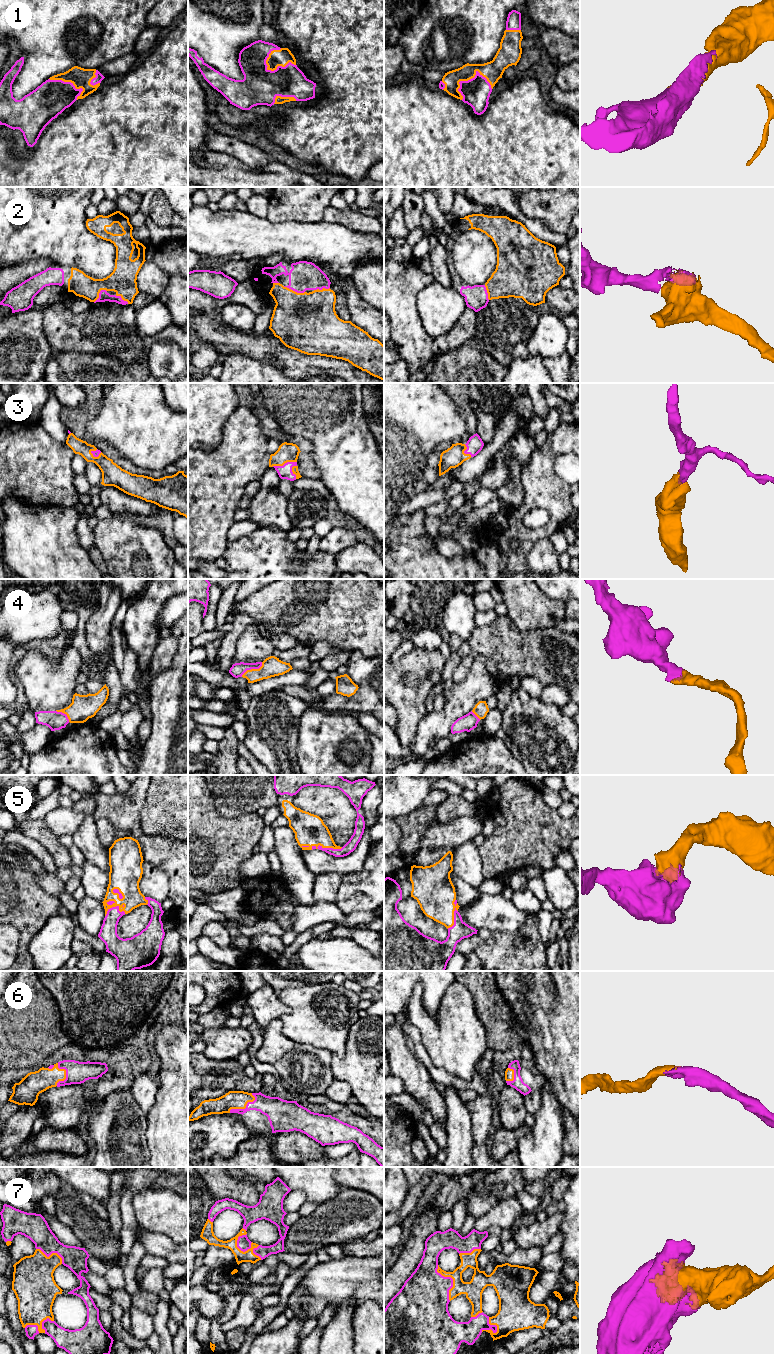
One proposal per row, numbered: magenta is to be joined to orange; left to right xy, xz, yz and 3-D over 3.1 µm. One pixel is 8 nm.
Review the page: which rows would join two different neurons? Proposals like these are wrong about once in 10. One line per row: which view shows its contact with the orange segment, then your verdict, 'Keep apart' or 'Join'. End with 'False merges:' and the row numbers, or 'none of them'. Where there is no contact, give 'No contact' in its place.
1: Touches orange in yz. Join
2: Touches orange in xz. Join
3: Touches orange in xz. Join
4: Touches orange in xz. Join
5: Touches orange in xy. Join
6: Touches orange in xz. Join
7: Touches orange in yz. Join
False merges: none of them

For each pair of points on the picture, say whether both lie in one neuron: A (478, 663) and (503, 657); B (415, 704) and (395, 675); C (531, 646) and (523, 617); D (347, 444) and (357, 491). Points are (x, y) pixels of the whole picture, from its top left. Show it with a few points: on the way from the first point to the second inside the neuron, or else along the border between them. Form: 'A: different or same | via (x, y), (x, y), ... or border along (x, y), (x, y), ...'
A: different | border along (475, 652), (485, 656), (486, 668), (495, 682)
B: same | via (408, 697), (406, 688), (400, 682)
C: different | border along (508, 616), (520, 631), (550, 627)
D: same | via (350, 456), (351, 468), (356, 479)

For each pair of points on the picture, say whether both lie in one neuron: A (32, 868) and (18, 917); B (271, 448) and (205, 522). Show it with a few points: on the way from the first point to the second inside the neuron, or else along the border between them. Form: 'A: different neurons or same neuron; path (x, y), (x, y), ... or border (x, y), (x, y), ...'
A: same neuron; path (23, 880), (18, 886), (18, 905)
B: different neurons; border (267, 439), (266, 452), (269, 455)

